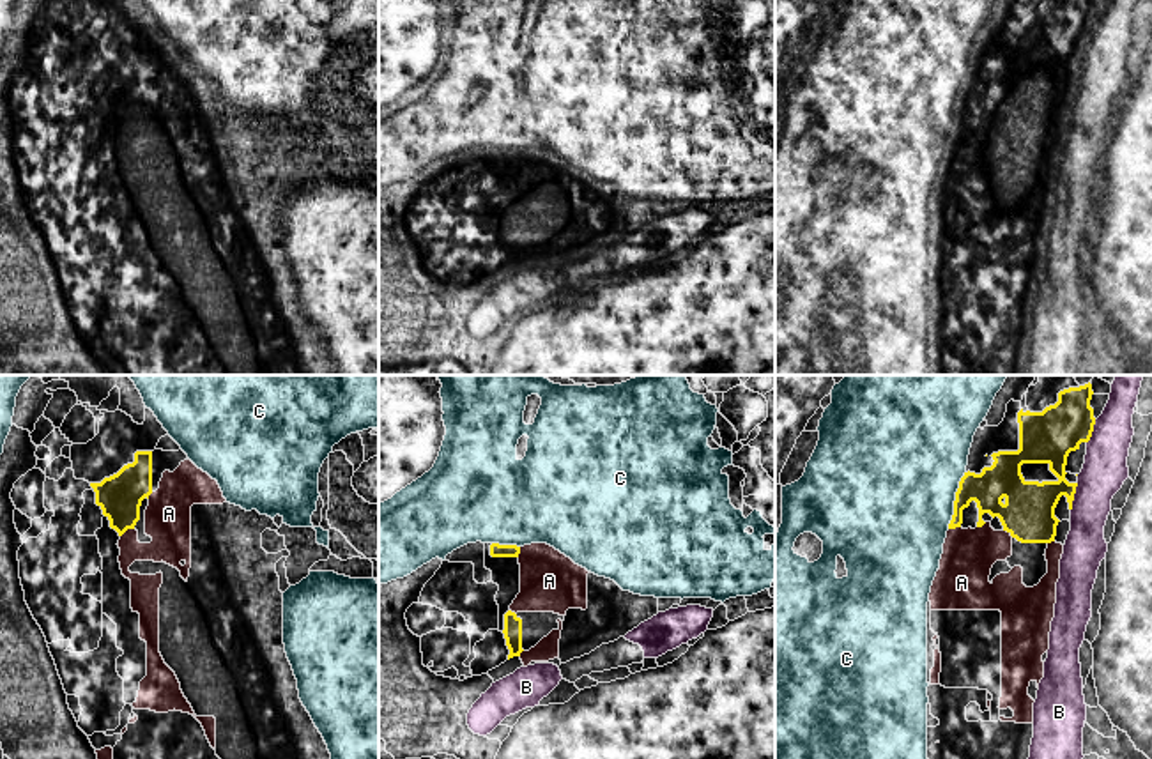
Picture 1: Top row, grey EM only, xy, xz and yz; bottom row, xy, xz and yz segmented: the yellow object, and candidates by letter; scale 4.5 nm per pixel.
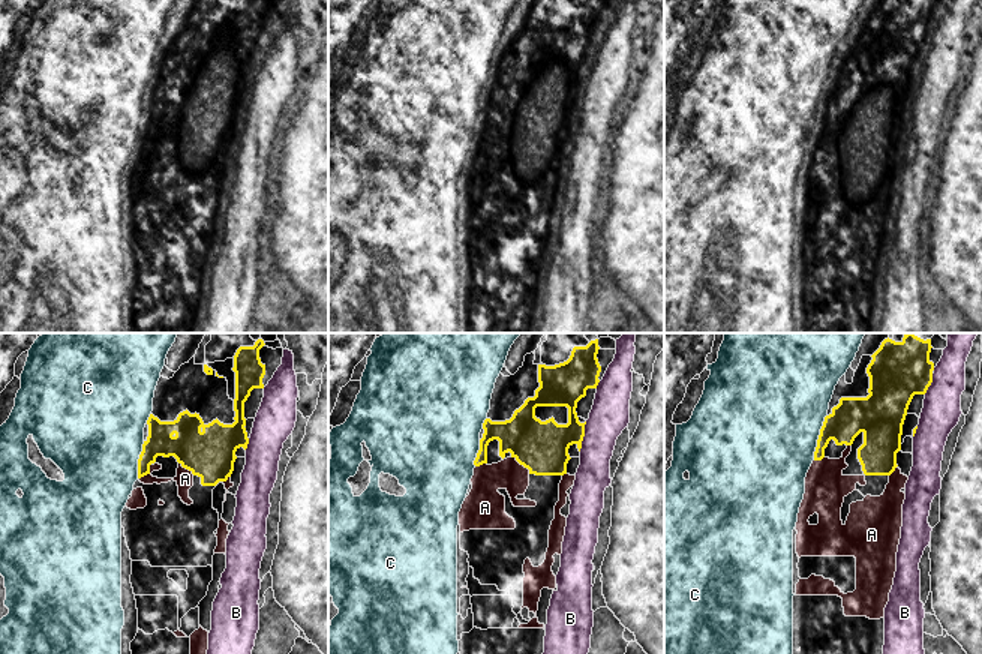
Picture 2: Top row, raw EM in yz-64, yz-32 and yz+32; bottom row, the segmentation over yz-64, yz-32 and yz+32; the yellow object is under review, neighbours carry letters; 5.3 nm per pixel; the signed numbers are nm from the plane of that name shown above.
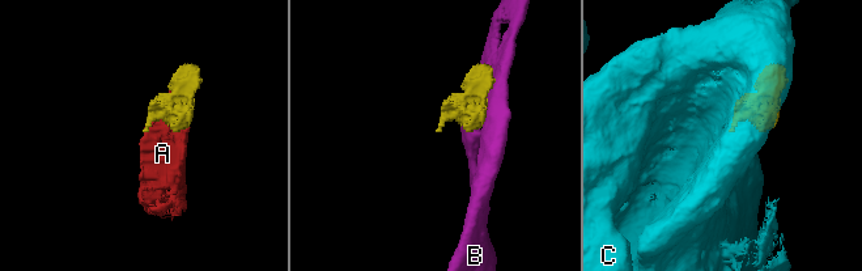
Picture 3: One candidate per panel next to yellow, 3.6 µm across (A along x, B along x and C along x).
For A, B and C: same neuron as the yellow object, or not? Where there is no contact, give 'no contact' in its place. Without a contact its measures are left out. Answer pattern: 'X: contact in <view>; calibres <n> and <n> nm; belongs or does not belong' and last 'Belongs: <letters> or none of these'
A: contact in xy; calibres 200 and 200 nm; belongs
B: contact in yz; calibres 240 and 200 nm; does not belong
C: contact in yz; calibres 170 and 480 nm; does not belong
Belongs: A

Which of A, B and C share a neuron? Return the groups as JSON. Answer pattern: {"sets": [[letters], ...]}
{"sets": [["A"], ["B"], ["C"]]}

